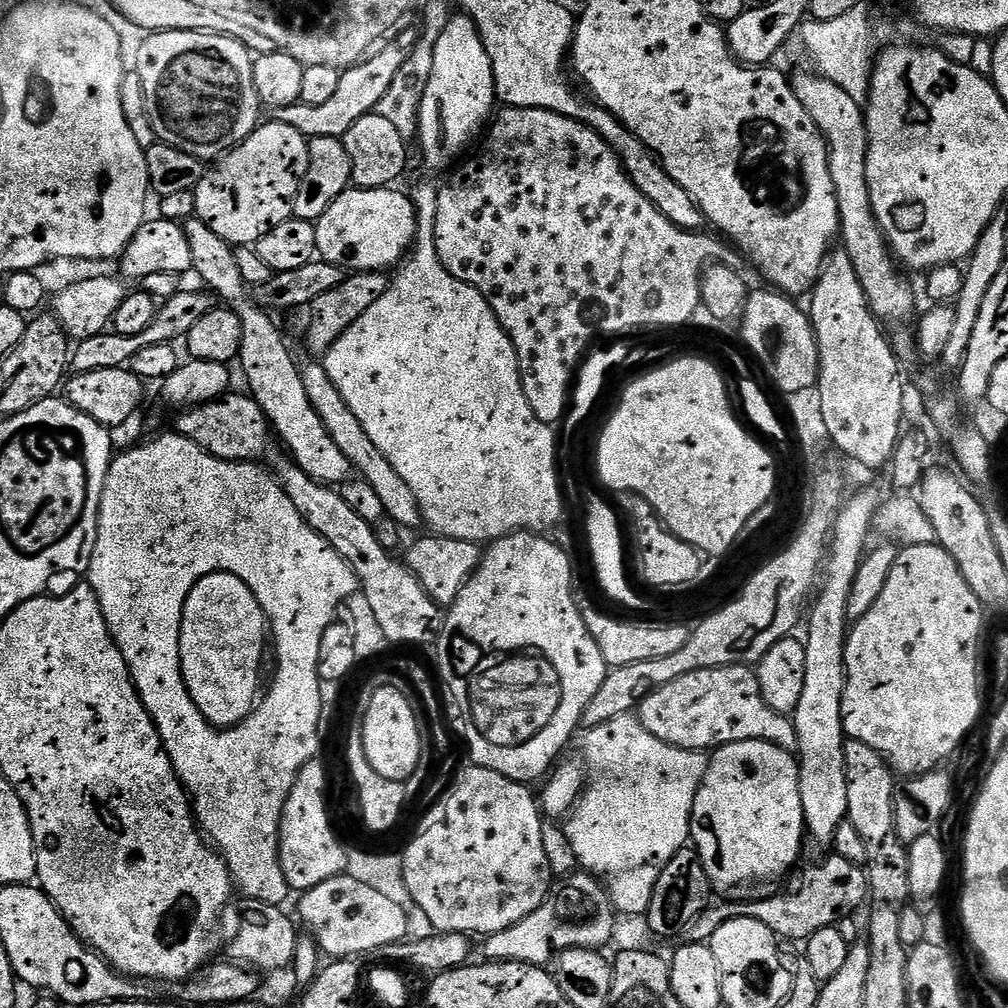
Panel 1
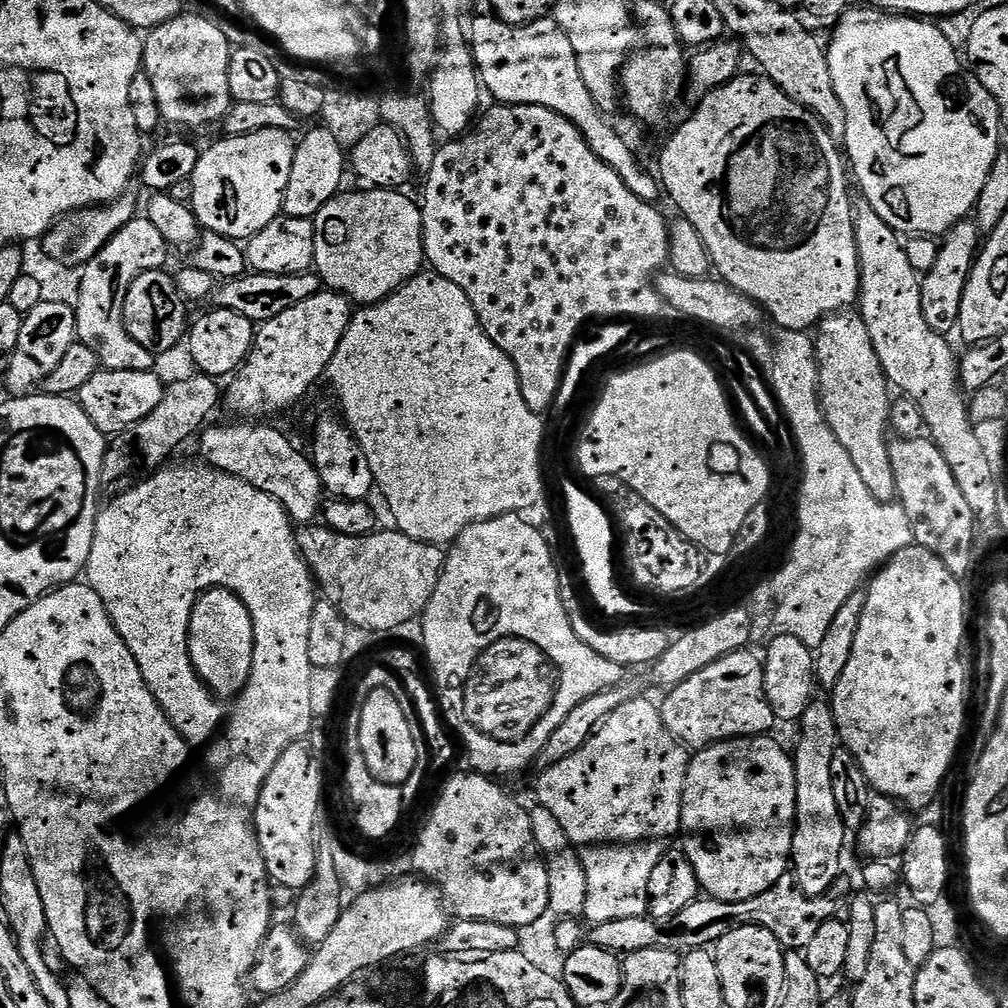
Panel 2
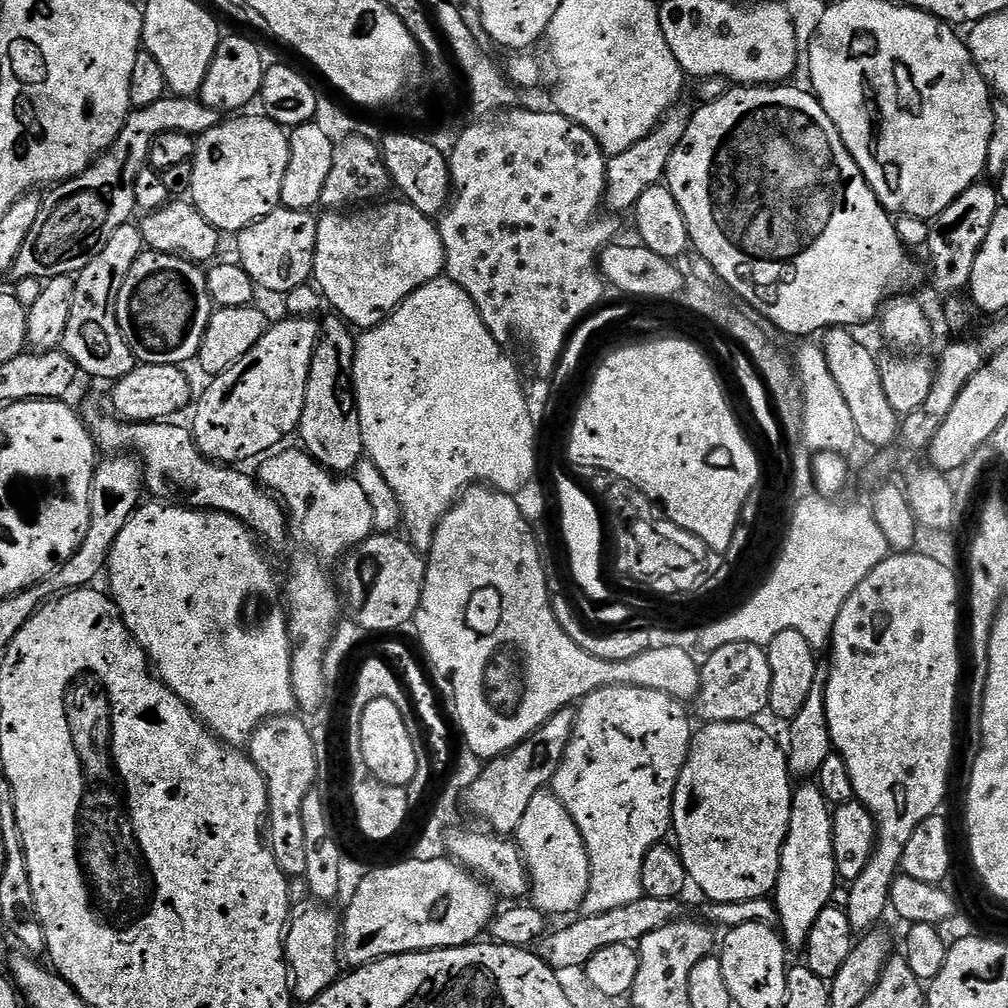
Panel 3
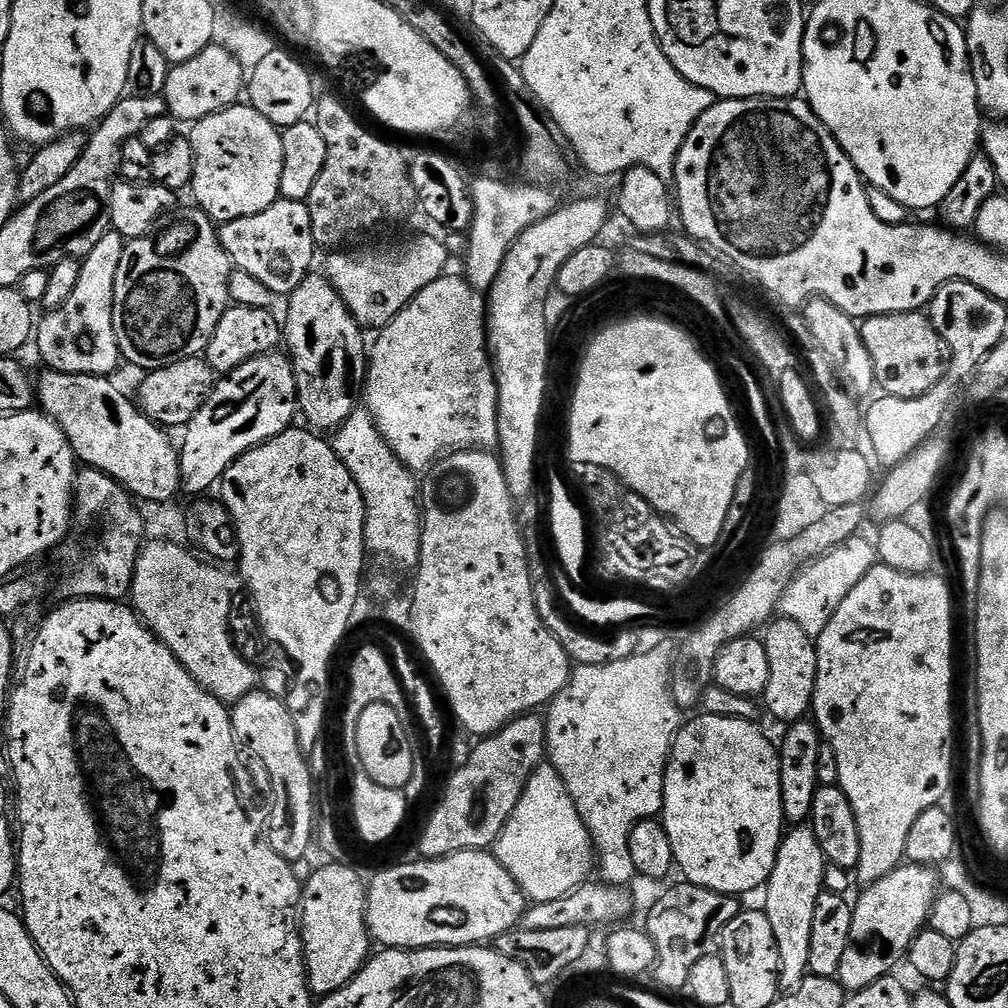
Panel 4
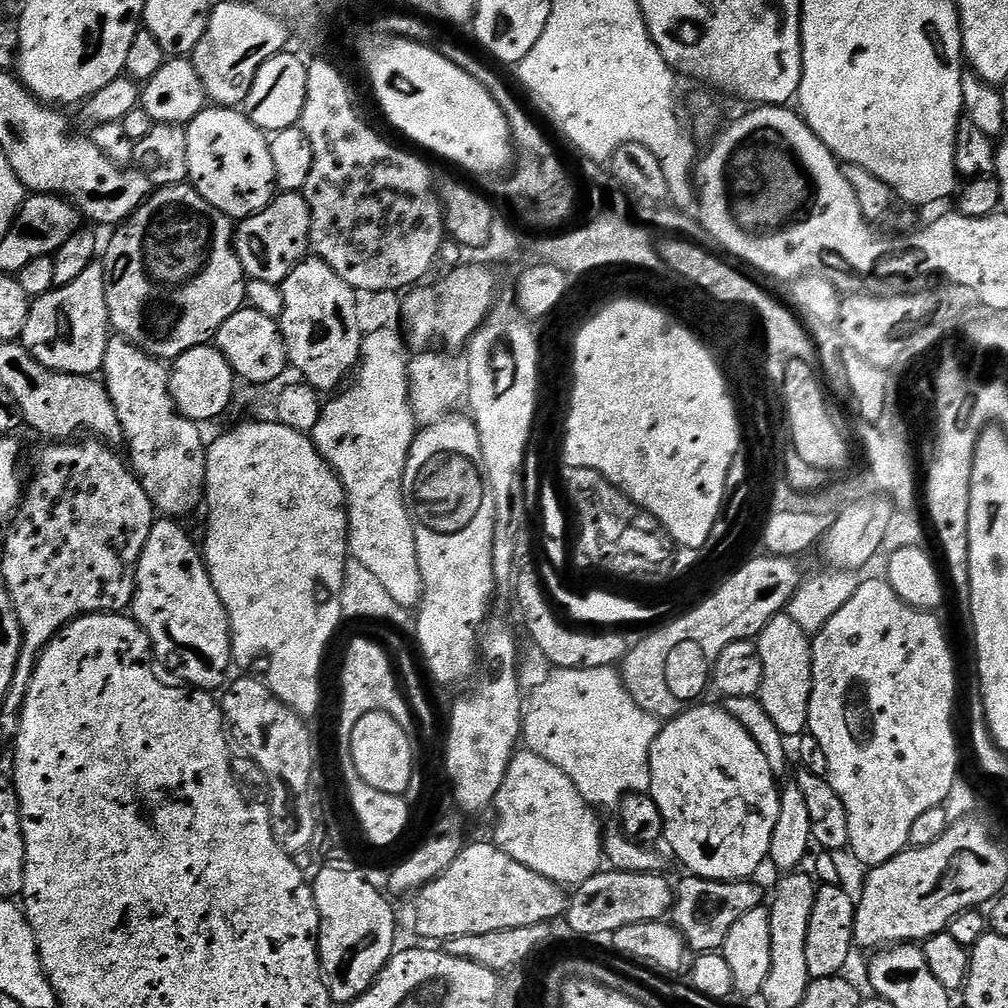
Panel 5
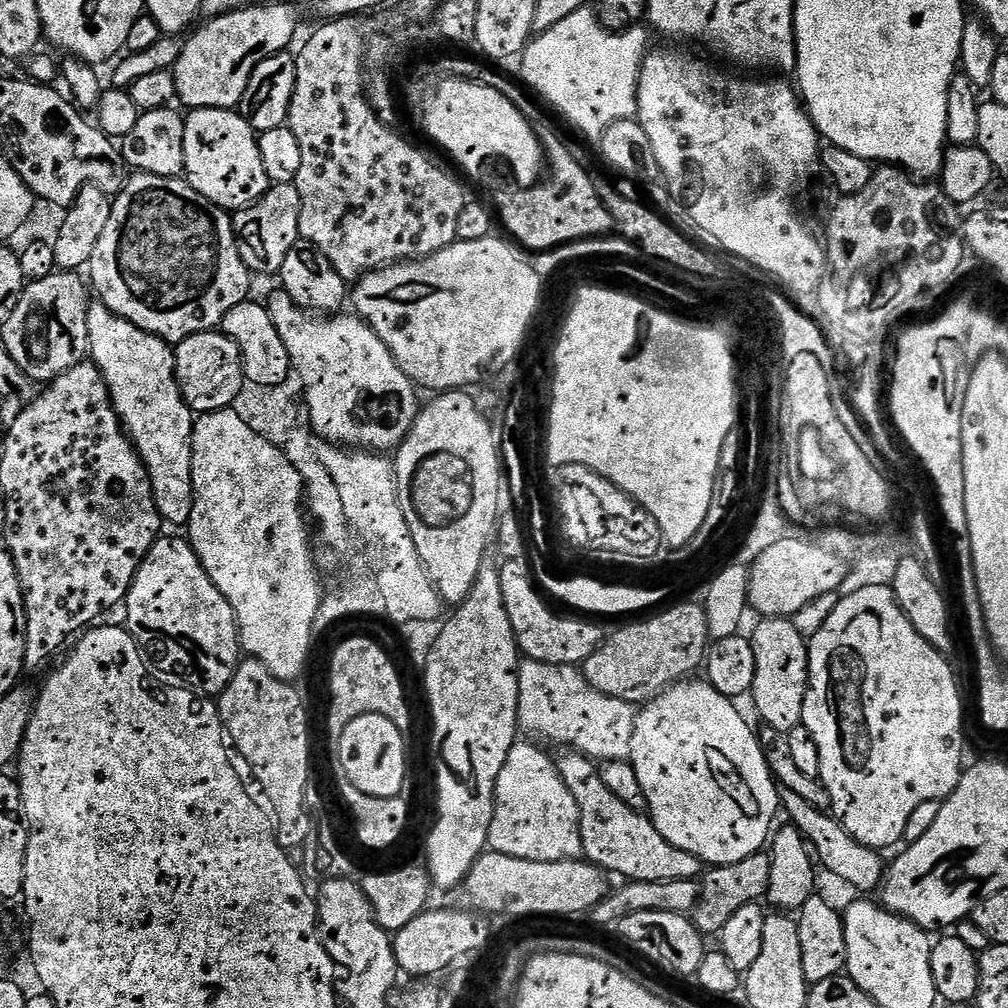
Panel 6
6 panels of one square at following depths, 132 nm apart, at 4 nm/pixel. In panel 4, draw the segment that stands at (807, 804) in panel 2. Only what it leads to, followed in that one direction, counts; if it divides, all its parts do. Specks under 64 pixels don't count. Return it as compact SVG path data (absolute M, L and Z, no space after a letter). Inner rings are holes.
M810 826L789 827L780 841L774 870L762 892L762 910L770 918L774 942L778 942L781 989L797 988L809 975L810 930L814 926L814 906L818 906L820 893L826 888L824 868L824 851L822 846L818 846L814 830Z

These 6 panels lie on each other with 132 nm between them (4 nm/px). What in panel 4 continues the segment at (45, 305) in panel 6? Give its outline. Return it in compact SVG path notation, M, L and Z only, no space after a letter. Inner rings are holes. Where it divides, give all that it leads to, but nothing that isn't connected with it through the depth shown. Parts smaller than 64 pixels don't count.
M109 230L102 238L102 242L98 242L98 246L94 246L94 250L90 250L90 254L85 256L78 274L78 286L74 286L74 294L70 294L70 298L66 298L66 302L60 308L53 308L47 313L48 317L44 321L39 321L38 327L34 332L34 345L40 351L40 356L45 360L47 367L53 372L65 372L66 374L86 374L87 376L106 376L111 377L112 371L119 364L122 364L120 347L118 346L118 338L114 334L114 278L118 278L118 262L122 262L122 250L126 241L123 236L119 236L114 230Z

